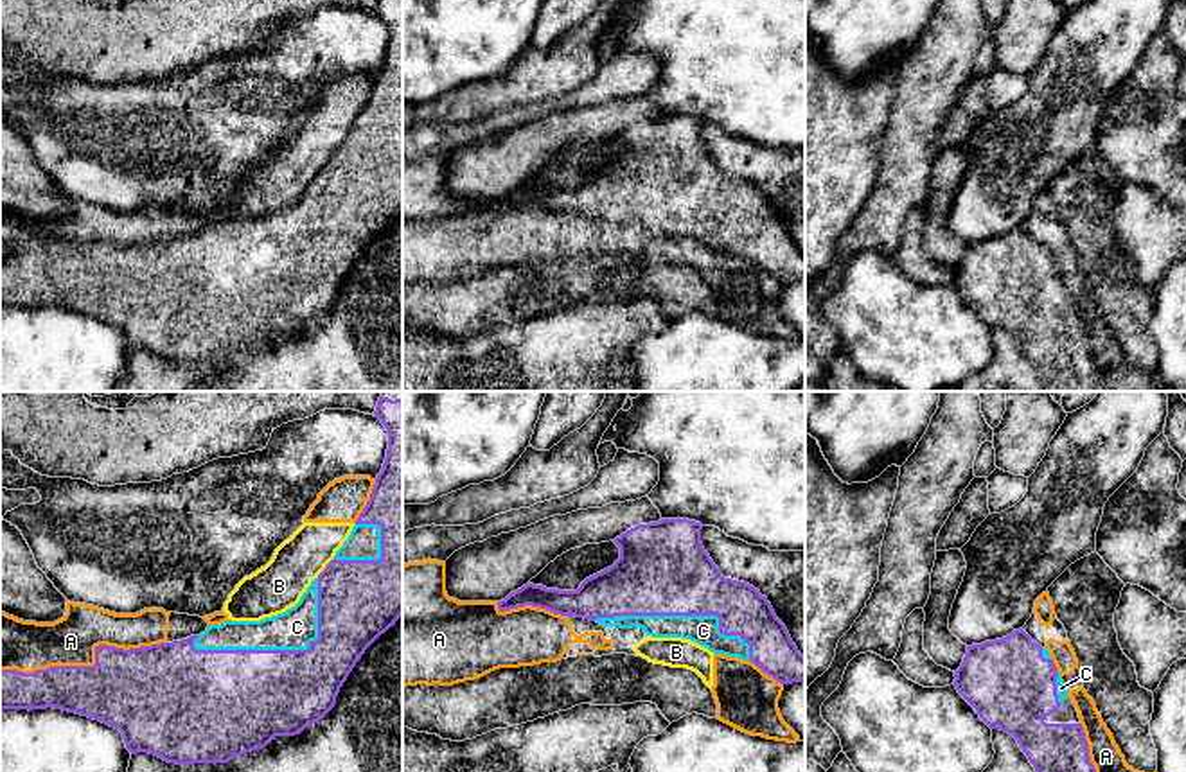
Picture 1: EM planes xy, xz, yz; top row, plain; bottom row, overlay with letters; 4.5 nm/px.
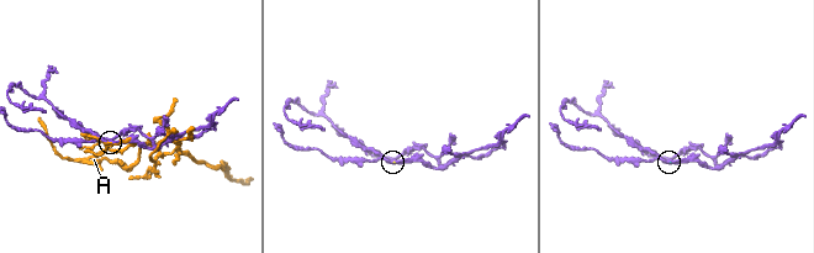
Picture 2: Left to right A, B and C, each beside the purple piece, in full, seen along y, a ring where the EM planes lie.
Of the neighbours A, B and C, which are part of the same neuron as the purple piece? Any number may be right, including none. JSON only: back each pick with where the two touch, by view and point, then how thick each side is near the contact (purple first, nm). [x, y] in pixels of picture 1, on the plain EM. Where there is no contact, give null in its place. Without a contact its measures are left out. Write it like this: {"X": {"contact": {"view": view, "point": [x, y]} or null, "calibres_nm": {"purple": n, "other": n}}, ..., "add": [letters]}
{"C": {"contact": {"view": "xy", "point": [284, 248]}, "calibres_nm": {"purple": 420, "other": 180}}, "add": ["C"]}

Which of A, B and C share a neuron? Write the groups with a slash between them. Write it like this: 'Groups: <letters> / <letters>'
Groups: A B / C

